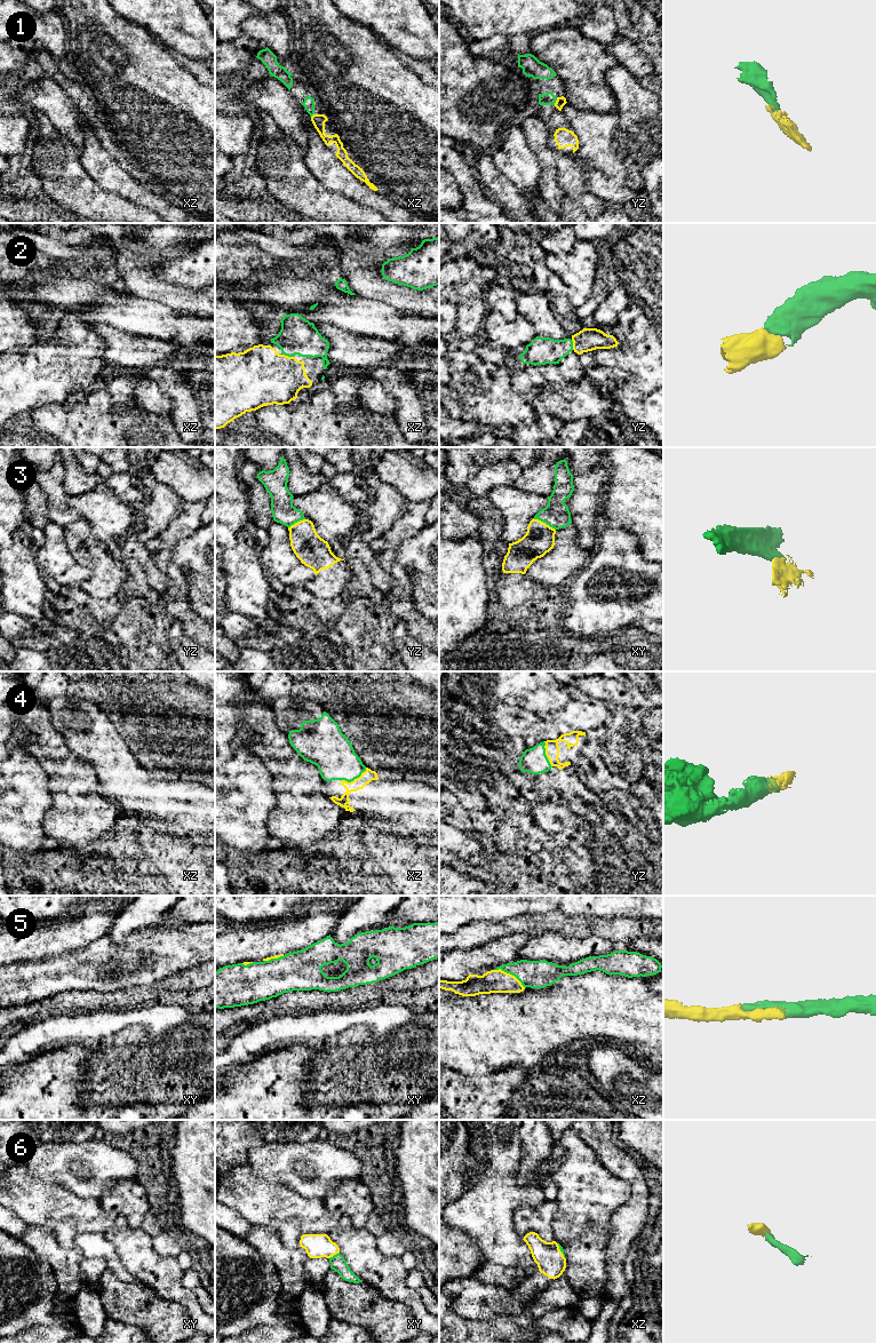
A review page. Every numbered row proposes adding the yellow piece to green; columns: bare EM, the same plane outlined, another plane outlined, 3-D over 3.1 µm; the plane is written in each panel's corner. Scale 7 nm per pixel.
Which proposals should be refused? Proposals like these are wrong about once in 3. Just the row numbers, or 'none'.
3

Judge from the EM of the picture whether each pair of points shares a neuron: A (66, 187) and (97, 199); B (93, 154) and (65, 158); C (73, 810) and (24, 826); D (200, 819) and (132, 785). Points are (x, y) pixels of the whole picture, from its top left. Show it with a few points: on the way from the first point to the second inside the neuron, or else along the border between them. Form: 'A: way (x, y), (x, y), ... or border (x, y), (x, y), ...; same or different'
A: way (74, 189), (89, 199); same
B: border (78, 153), (81, 166), (93, 180); different
C: border (50, 794), (50, 808), (44, 817), (44, 835); different
D: way (183, 803), (160, 801), (149, 796); same

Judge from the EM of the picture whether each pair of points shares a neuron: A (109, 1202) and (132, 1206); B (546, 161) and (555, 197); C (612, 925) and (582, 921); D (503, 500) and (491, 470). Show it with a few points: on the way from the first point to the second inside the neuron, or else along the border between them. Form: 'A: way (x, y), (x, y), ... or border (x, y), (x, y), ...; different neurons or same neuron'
A: way (114, 1202), (126, 1202); same neuron
B: way (548, 171), (548, 188); same neuron
C: way (605, 925), (589, 924); same neuron
D: border (511, 484), (494, 486), (484, 495); different neurons

